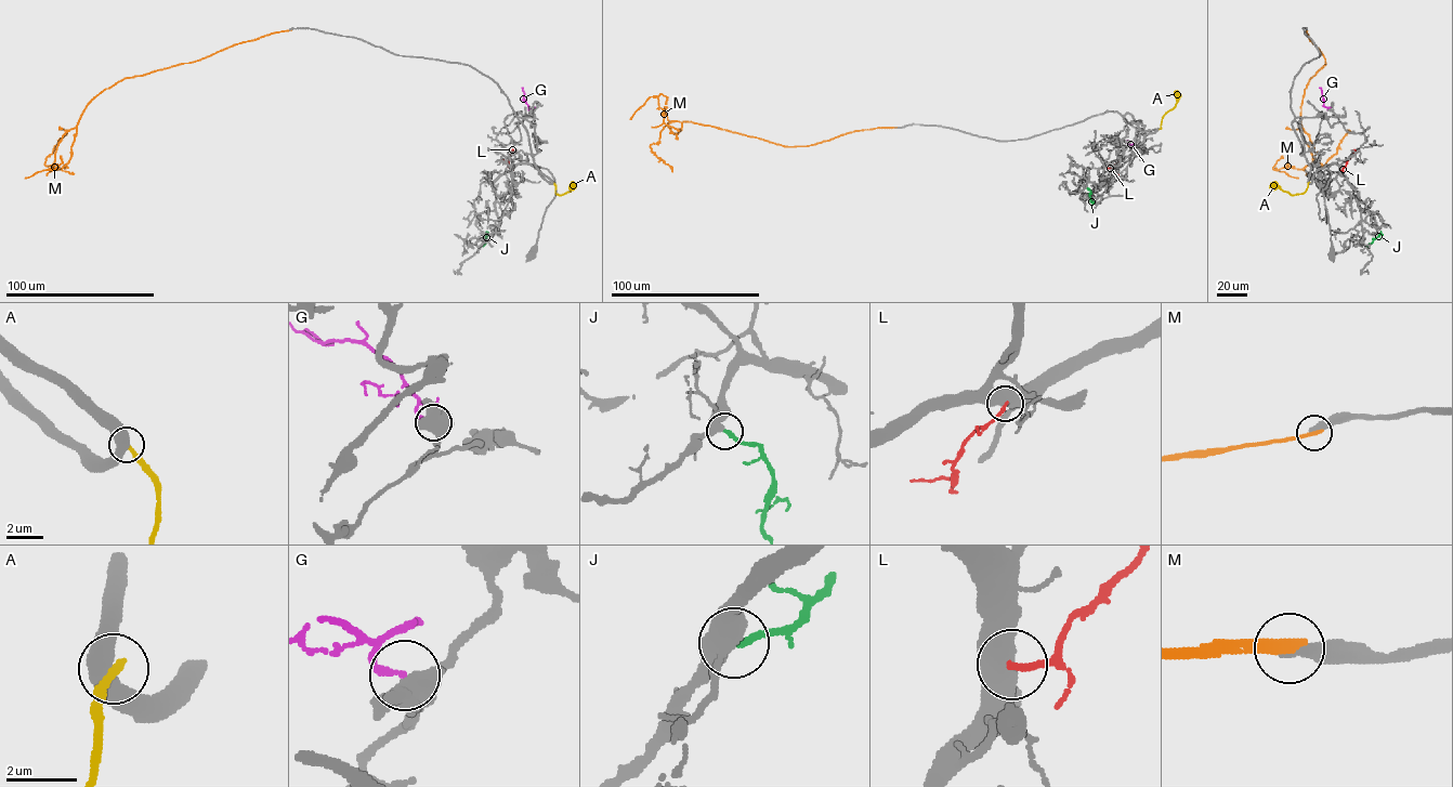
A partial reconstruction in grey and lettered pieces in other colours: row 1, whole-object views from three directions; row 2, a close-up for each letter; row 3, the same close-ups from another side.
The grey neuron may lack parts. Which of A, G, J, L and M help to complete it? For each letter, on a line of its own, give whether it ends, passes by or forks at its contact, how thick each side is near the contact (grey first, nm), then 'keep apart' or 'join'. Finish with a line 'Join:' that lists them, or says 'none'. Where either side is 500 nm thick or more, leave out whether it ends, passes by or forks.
A: calibres 550 and 280 nm; keep apart
G: calibres 550 and 180 nm; keep apart
J: it ends; calibres 360 and 200 nm; join
L: calibres 700 and 170 nm; keep apart
M: it ends; calibres 400 and 300 nm; keep apart
Join: J

